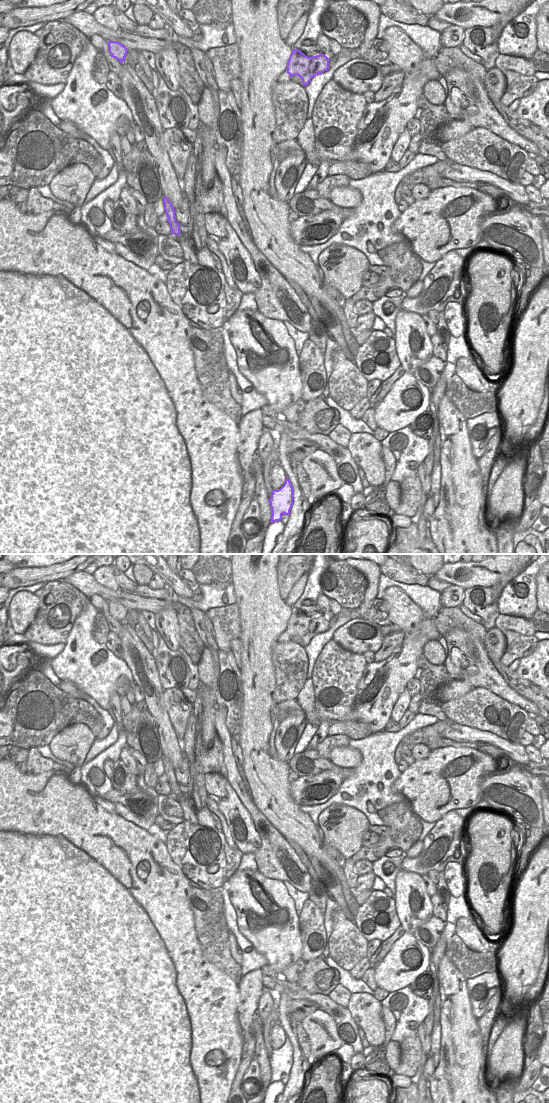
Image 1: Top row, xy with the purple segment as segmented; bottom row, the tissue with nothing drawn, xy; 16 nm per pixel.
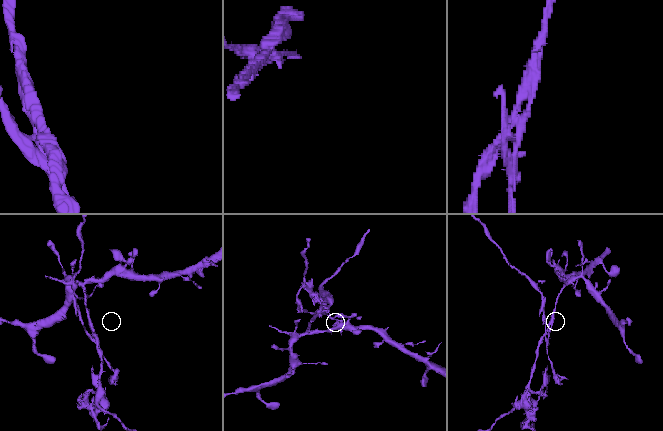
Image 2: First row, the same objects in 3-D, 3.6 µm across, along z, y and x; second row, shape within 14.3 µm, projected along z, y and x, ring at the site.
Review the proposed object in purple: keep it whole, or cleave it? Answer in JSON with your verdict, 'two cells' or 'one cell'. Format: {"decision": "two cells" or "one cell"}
{"decision": "two cells"}

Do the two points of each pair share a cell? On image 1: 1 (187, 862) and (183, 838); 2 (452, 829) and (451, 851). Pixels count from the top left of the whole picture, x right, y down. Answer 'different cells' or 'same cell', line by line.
1: same cell
2: same cell

